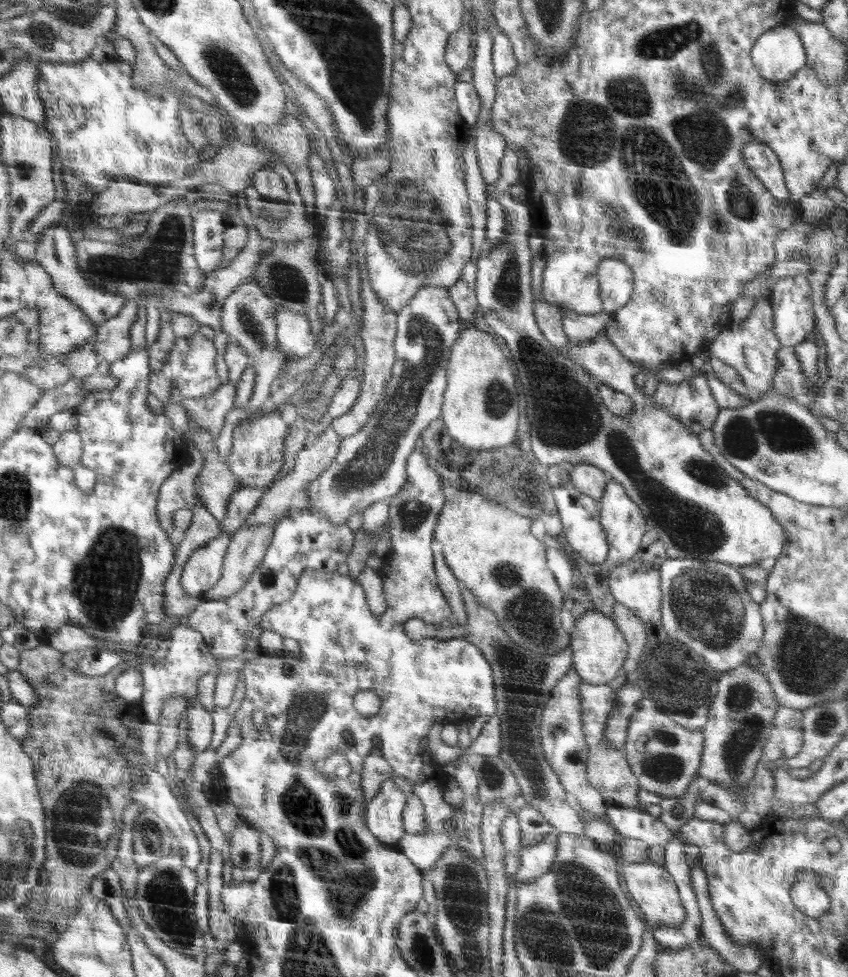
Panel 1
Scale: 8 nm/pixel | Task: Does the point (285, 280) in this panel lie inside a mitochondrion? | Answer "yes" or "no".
yes

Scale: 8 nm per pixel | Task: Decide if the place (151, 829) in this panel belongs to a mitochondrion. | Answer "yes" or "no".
yes

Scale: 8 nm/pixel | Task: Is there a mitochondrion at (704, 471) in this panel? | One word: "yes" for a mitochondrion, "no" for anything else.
yes

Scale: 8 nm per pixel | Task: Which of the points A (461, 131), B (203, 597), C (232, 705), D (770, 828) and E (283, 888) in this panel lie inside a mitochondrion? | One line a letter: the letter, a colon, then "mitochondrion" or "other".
A: other
B: other
C: other
D: other
E: mitochondrion

